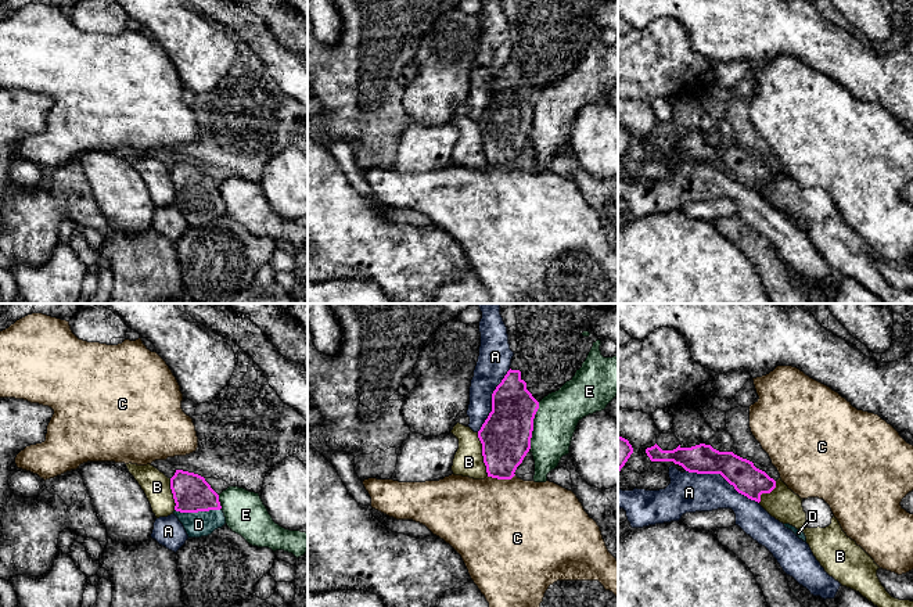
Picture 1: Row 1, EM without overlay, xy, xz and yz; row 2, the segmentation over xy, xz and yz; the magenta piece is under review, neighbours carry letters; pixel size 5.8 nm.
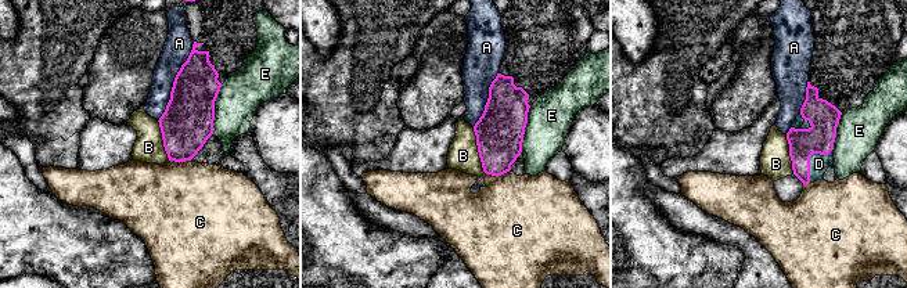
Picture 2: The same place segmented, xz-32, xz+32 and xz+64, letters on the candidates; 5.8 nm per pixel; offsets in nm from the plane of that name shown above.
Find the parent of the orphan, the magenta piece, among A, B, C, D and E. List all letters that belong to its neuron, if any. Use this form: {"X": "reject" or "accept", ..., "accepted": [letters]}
{"A": "reject", "B": "reject", "C": "reject", "D": "accept", "E": "reject", "accepted": ["D"]}

